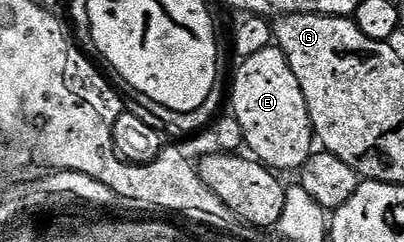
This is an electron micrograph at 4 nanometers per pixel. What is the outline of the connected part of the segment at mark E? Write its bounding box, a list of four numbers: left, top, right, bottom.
[230,47,316,171]

